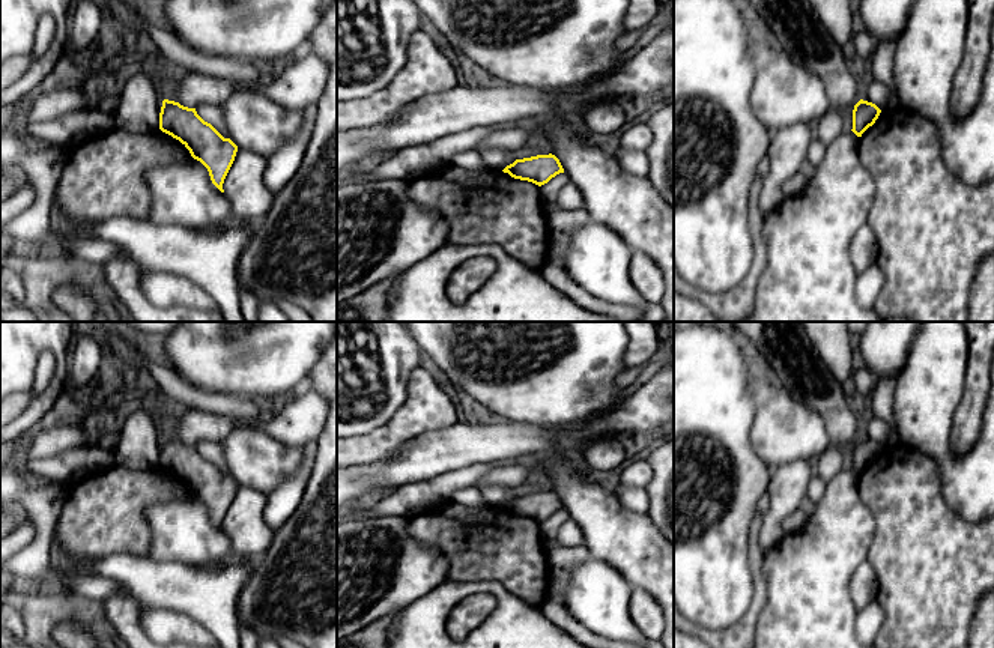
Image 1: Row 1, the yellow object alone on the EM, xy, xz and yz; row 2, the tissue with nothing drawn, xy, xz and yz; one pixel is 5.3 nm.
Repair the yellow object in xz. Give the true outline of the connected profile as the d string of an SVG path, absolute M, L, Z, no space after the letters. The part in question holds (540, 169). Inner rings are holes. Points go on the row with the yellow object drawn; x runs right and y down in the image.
M549 153L516 159L502 171L508 173L514 179L528 180L541 186L556 174L564 173L564 168L559 159L555 155Z

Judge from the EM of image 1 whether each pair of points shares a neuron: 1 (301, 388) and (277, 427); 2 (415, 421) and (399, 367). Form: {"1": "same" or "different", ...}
{"1": "different", "2": "different"}

